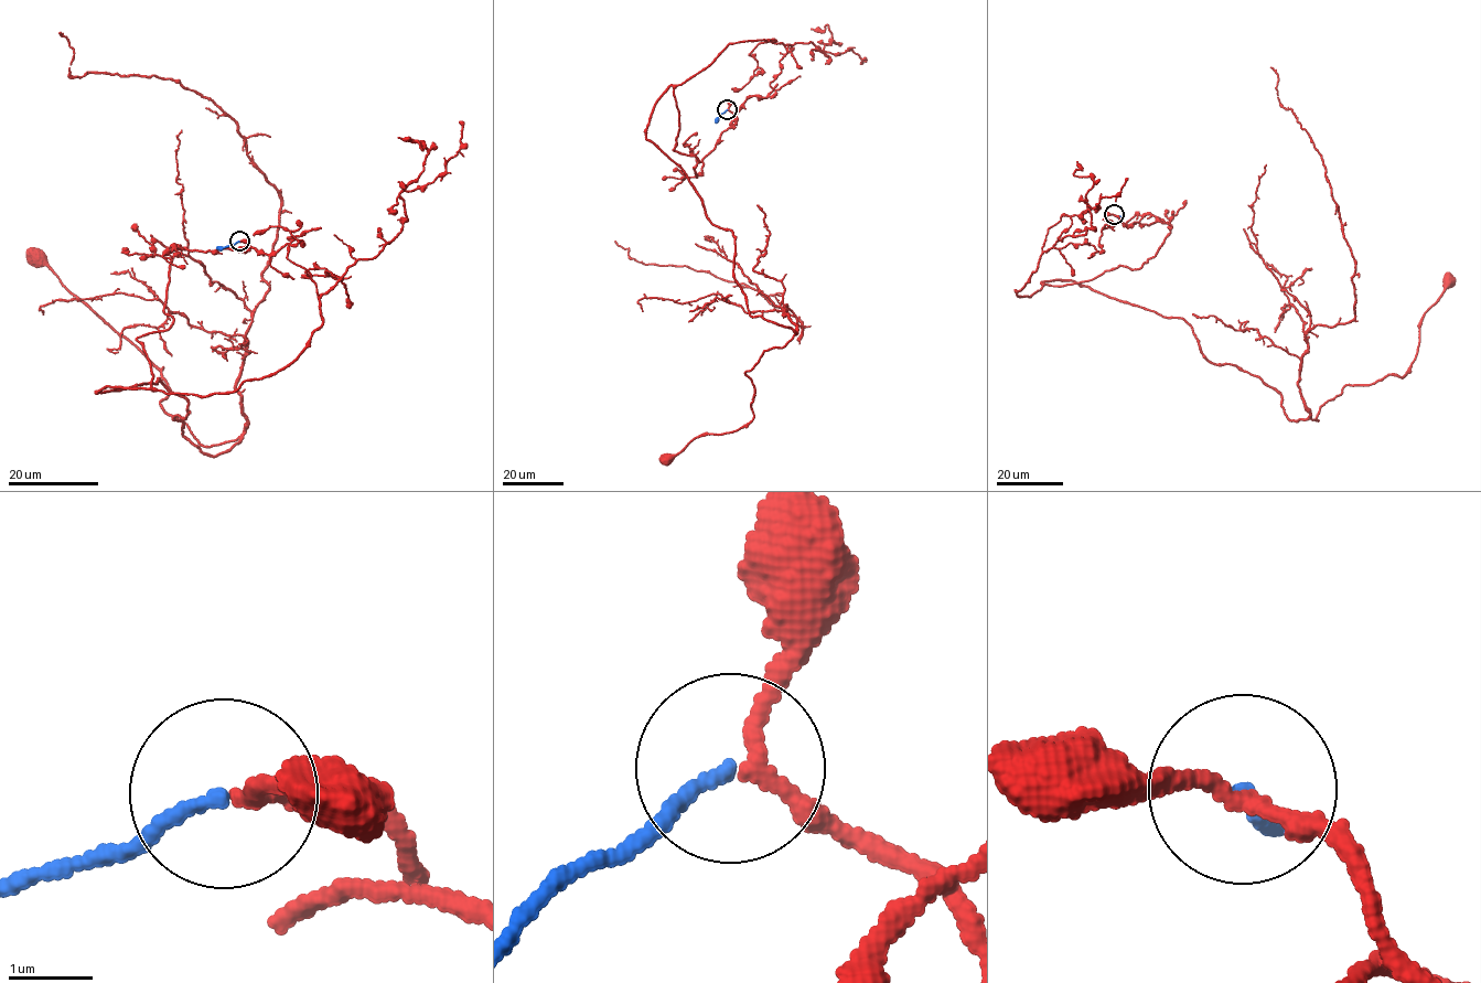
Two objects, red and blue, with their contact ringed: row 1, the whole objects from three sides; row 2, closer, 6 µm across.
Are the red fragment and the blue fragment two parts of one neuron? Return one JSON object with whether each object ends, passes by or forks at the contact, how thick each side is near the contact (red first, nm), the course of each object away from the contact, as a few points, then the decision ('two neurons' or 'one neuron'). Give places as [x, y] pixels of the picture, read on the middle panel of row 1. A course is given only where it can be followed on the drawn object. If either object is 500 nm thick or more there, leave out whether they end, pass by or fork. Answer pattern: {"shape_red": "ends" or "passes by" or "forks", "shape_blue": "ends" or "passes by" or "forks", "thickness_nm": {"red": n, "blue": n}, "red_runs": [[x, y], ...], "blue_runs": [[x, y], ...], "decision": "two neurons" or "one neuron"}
{"shape_red": "passes by", "shape_blue": "ends", "thickness_nm": {"red": 170, "blue": 160}, "red_runs": [[728, 109], [697, 178], [671, 85], [645, 138], [795, 333], [751, 420], [668, 460]], "blue_runs": [[727, 109], [716, 123]], "decision": "one neuron"}

